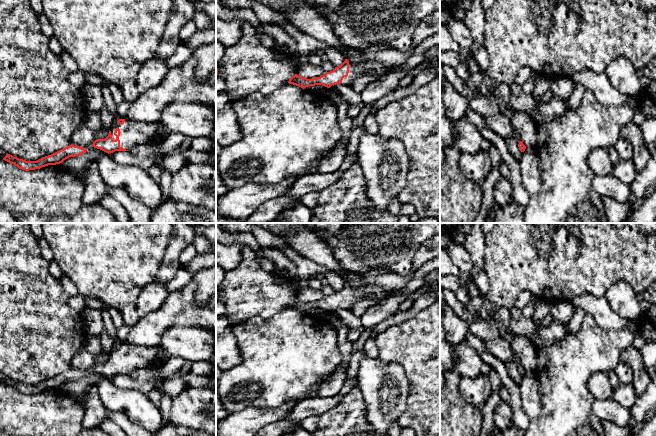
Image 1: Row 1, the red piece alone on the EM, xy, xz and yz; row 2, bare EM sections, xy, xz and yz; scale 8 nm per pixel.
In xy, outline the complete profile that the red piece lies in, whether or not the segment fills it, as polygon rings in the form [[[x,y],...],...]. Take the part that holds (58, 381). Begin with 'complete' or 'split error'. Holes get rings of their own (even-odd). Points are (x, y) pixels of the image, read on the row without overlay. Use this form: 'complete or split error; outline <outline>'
complete; outline [[[71,368],[51,379],[42,381],[41,383],[39,383],[37,385],[26,385],[26,384],[14,381],[10,378],[6,378],[6,380],[3,382],[3,384],[5,384],[11,388],[14,388],[19,393],[29,395],[29,394],[40,393],[40,392],[48,390],[48,389],[60,388],[64,384],[68,383],[69,381],[79,380],[83,377],[86,377],[85,372]]]

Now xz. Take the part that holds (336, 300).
split error; outline [[[345,283],[340,290],[335,291],[333,295],[326,296],[320,301],[307,303],[295,298],[289,303],[288,307],[299,310],[303,313],[315,309],[322,309],[330,312],[332,309],[339,307],[351,309],[359,300],[361,300],[361,298],[359,297],[357,290]]]

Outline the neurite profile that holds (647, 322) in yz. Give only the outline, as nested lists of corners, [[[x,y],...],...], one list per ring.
[[[656,304],[638,319],[638,332],[647,342],[656,342]]]

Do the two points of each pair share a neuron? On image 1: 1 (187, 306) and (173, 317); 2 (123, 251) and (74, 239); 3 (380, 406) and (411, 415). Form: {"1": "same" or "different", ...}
{"1": "same", "2": "same", "3": "different"}

